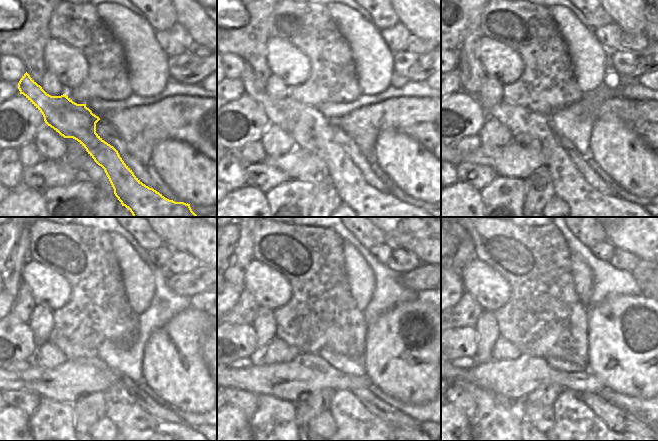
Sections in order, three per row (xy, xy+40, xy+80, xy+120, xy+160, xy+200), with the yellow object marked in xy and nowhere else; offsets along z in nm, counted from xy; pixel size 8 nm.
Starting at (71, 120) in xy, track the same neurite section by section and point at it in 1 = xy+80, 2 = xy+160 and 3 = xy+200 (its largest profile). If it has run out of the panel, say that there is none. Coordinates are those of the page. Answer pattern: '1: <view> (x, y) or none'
1: xy+80 (532, 129)
2: xy+160 (353, 420)
3: xy+200 (573, 420)

